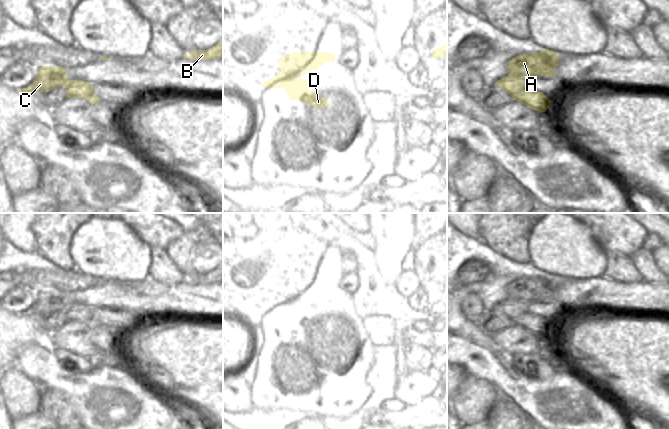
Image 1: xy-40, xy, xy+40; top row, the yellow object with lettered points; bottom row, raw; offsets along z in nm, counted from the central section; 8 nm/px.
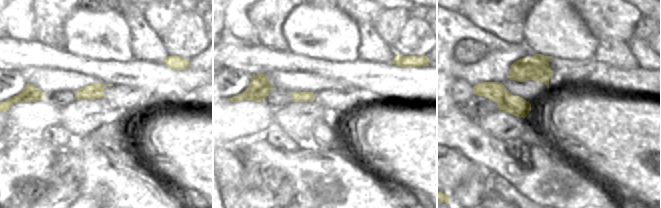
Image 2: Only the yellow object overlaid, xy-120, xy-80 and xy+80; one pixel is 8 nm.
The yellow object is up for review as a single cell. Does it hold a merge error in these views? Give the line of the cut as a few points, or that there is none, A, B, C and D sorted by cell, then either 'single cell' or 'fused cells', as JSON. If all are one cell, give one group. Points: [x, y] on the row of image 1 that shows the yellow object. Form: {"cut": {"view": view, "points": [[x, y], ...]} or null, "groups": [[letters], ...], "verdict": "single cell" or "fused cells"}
{"cut": {"view": "xy+40", "points": [[509, 73], [526, 78]]}, "groups": [["A"], ["B", "C", "D"]], "verdict": "fused cells"}

